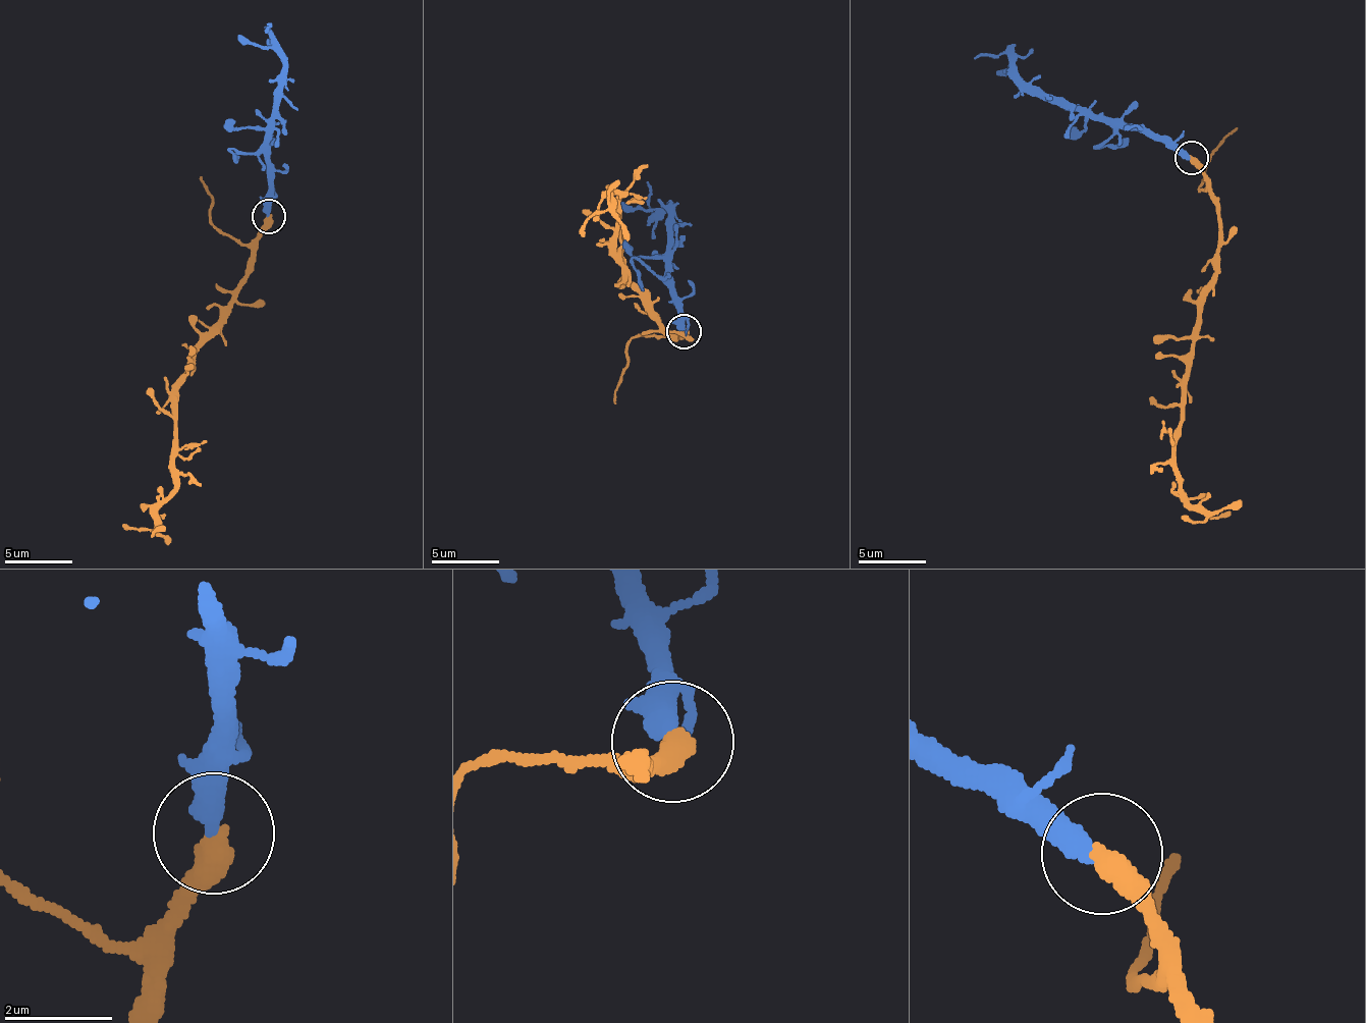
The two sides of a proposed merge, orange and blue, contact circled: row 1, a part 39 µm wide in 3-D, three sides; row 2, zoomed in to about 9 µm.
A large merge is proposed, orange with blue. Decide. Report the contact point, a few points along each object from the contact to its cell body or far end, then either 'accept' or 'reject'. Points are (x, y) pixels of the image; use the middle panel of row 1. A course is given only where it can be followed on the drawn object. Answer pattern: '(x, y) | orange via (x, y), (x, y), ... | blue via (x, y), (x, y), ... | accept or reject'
(684, 331) | orange via (685, 331), (666, 334), (653, 303), (633, 282), (614, 251), (623, 190), (608, 197), (582, 235) | blue via (685, 331), (681, 301), (674, 294), (668, 208), (662, 215), (651, 210), (645, 182) | accept

